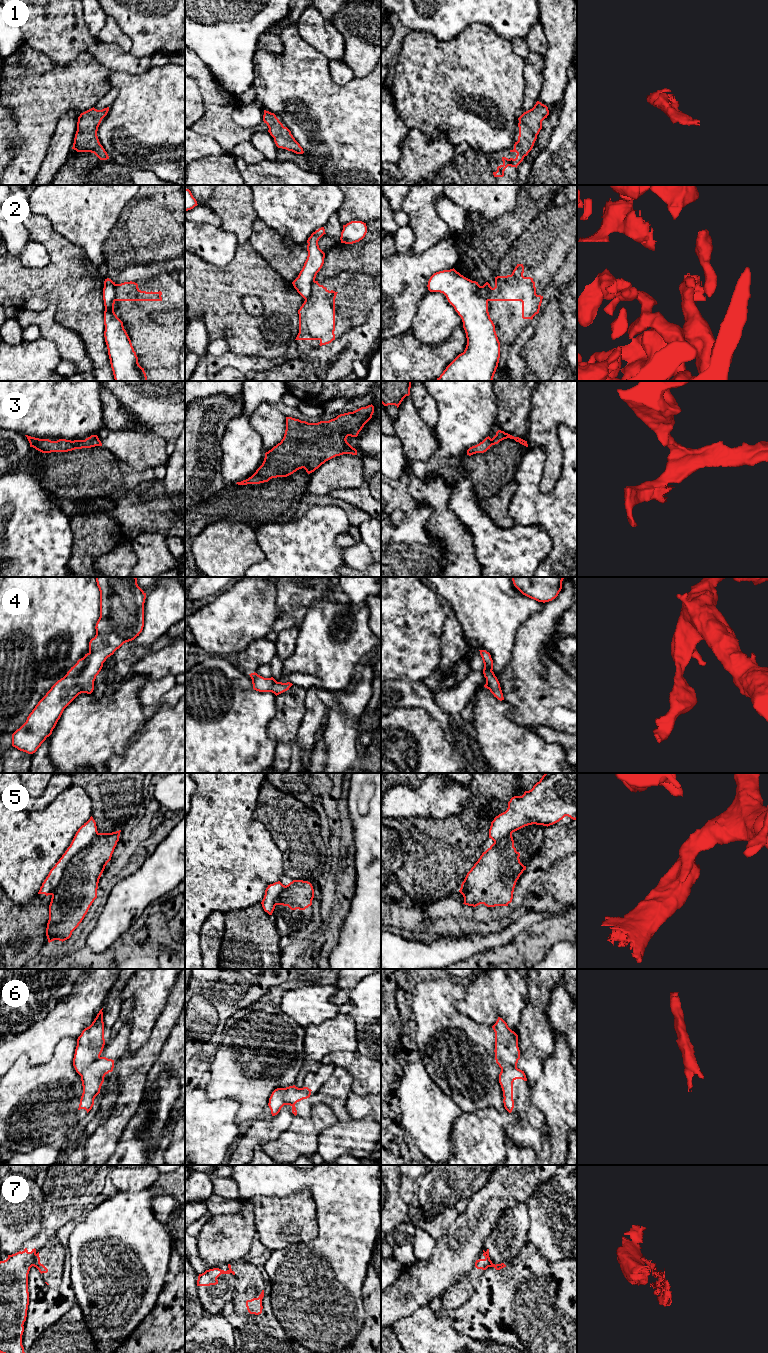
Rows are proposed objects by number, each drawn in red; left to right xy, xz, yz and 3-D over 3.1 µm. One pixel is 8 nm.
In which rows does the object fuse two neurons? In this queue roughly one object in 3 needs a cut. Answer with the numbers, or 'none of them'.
2, 5, 7

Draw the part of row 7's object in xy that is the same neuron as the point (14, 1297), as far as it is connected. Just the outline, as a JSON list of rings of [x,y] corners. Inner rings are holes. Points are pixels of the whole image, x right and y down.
[[[36,1249],[0,1261],[0,1353],[25,1353],[22,1345],[29,1305],[28,1274]]]

